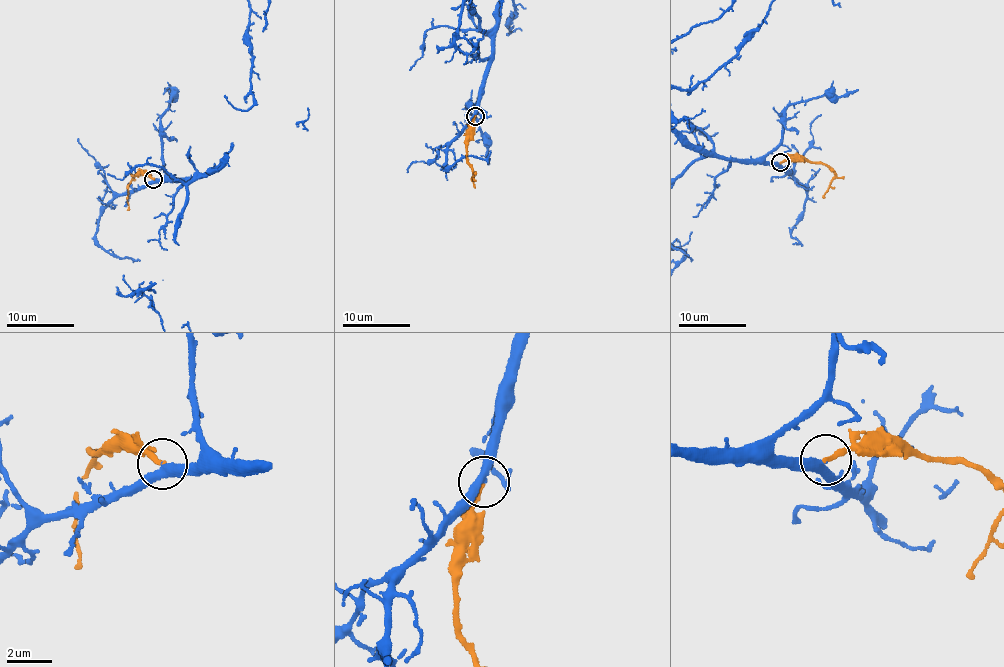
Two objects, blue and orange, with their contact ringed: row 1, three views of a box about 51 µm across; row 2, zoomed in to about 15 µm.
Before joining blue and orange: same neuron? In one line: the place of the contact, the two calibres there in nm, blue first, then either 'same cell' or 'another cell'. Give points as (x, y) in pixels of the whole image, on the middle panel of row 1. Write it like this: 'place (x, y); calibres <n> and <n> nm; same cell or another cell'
place (475, 116); calibres 340 and 240 nm; same cell

